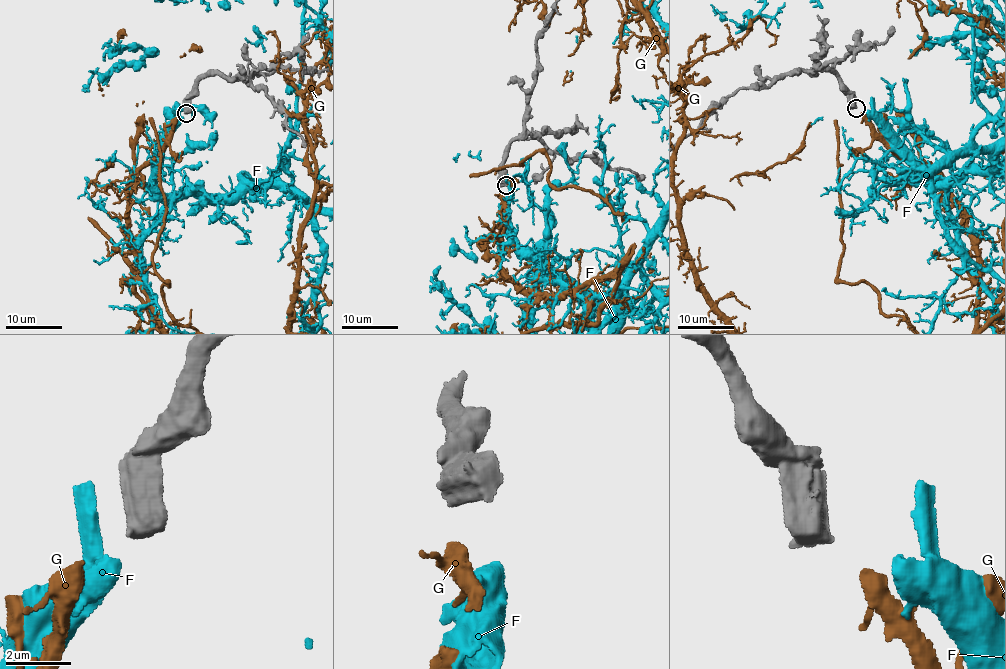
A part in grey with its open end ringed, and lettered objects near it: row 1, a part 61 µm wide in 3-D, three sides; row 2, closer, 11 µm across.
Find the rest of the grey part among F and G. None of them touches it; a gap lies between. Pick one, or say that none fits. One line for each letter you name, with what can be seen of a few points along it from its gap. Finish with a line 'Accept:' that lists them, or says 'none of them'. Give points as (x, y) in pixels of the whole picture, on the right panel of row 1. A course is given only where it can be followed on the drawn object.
Accept: none of them

